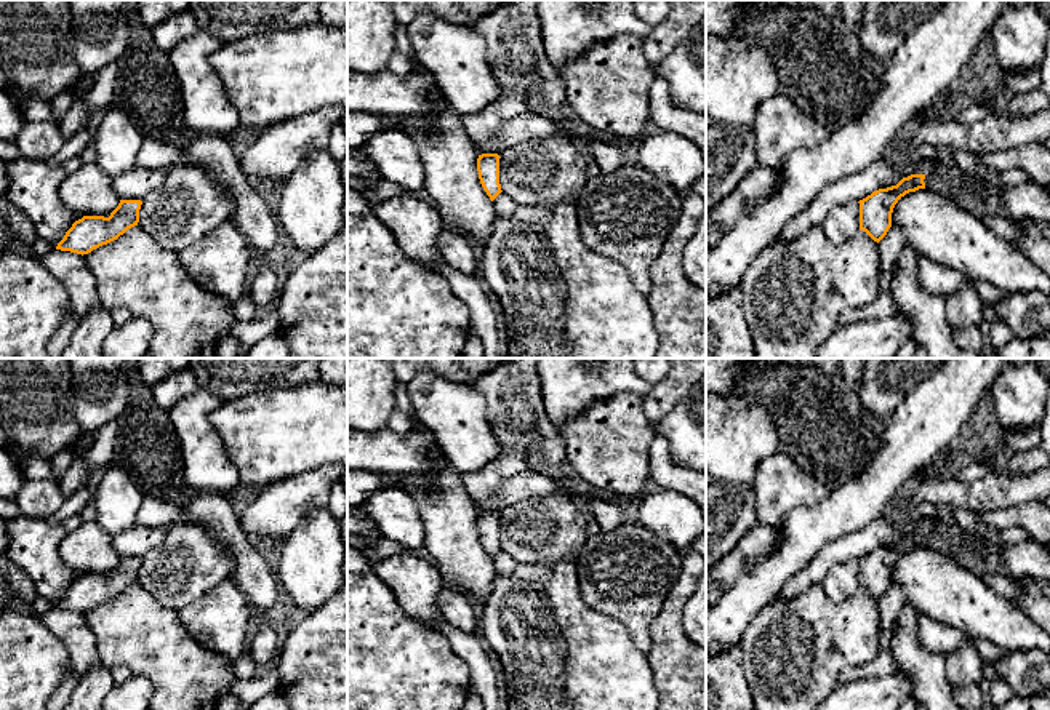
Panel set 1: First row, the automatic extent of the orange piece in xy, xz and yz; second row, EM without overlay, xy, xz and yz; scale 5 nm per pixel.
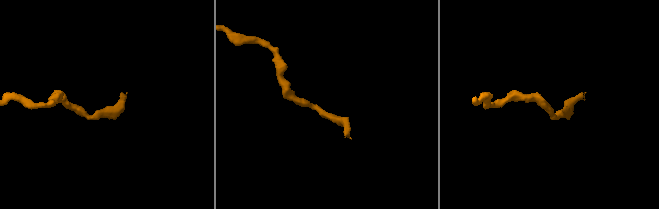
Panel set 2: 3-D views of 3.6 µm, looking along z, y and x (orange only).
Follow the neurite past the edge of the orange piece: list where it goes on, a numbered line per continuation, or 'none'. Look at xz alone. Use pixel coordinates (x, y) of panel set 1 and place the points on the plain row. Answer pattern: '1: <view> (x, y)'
none

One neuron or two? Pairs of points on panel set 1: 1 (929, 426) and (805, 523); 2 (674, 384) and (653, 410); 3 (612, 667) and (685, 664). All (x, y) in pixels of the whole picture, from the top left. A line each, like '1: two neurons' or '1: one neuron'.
1: one neuron
2: one neuron
3: two neurons

